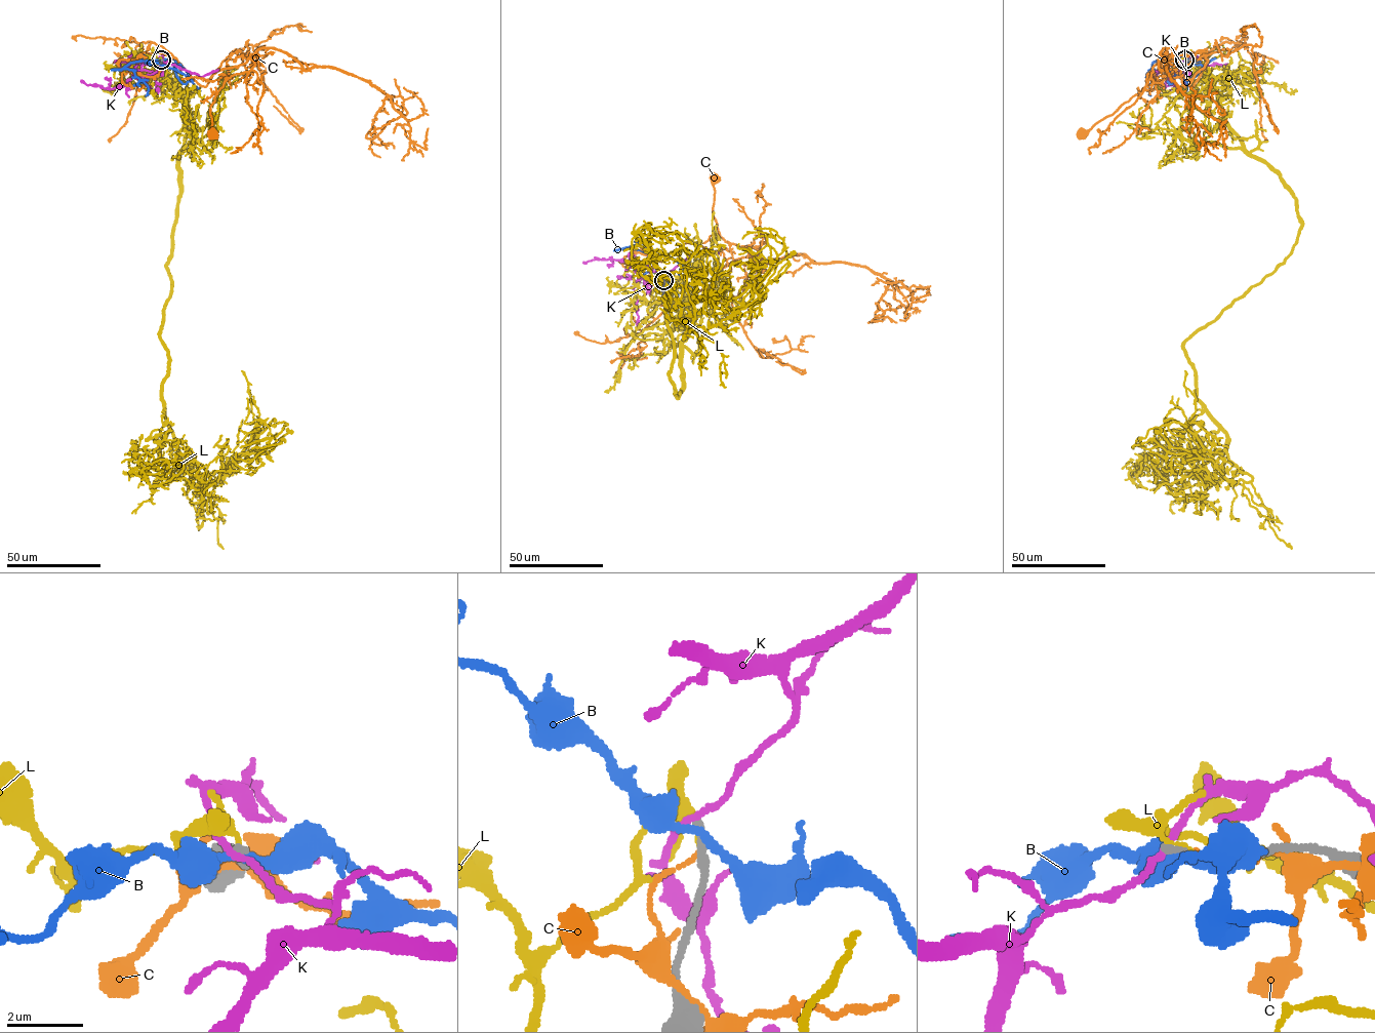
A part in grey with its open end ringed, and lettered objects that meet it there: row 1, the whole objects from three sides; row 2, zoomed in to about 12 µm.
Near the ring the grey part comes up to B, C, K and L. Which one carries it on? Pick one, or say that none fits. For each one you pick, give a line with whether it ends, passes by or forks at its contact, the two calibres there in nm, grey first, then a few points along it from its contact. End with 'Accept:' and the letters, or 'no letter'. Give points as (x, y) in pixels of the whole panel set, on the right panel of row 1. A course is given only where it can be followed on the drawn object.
Accept: no letter

